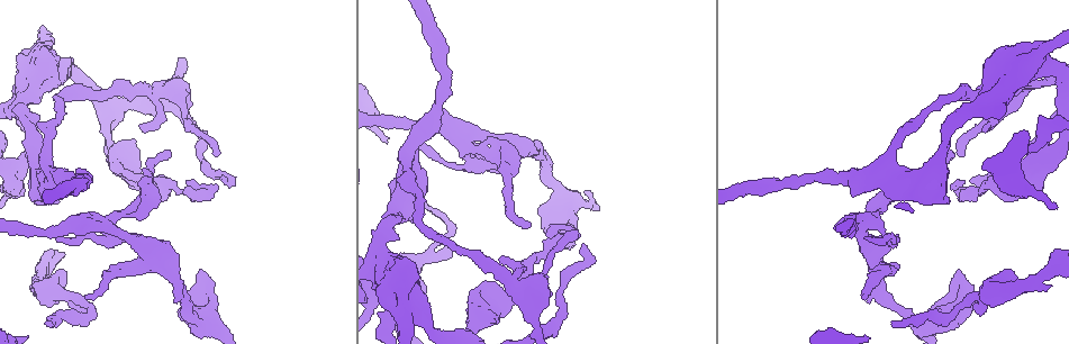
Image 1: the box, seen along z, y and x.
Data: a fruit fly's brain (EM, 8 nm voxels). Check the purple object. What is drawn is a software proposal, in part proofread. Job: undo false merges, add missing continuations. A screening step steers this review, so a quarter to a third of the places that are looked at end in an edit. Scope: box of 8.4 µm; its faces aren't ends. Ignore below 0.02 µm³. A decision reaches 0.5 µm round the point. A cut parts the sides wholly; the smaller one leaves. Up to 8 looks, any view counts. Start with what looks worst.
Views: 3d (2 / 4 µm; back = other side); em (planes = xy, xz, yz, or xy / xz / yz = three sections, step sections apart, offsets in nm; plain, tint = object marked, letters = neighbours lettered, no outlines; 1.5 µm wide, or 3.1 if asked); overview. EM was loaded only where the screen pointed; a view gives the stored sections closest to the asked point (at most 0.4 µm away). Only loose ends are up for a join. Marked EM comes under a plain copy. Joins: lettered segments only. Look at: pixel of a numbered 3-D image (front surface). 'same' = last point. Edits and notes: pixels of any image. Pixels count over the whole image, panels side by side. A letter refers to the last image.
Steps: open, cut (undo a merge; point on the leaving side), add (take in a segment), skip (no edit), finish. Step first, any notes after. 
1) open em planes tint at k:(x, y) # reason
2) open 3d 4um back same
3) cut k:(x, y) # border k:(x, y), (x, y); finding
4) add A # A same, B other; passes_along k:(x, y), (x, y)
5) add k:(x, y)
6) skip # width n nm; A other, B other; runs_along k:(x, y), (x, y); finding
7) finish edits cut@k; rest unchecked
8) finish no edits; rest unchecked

open 3d 2um at 1:(158, 257) # four or more arms meet

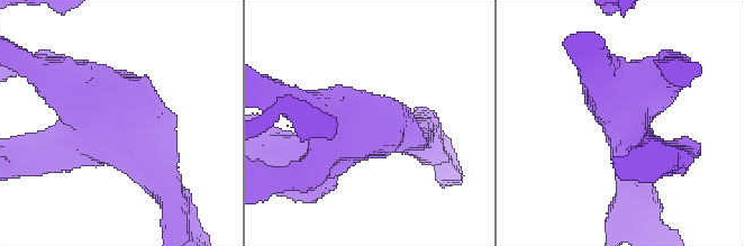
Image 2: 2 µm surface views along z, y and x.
open em planes letters at 2:(621, 125) # arms 4

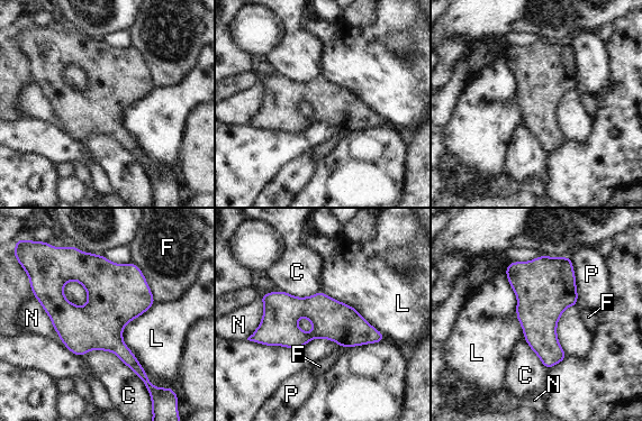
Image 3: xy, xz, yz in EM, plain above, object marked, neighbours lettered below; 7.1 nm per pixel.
skip # C other, F other, L other, N other, P other; continuous, no second neuron

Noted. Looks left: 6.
open em planes letters at 1:(49, 326) # tapers out

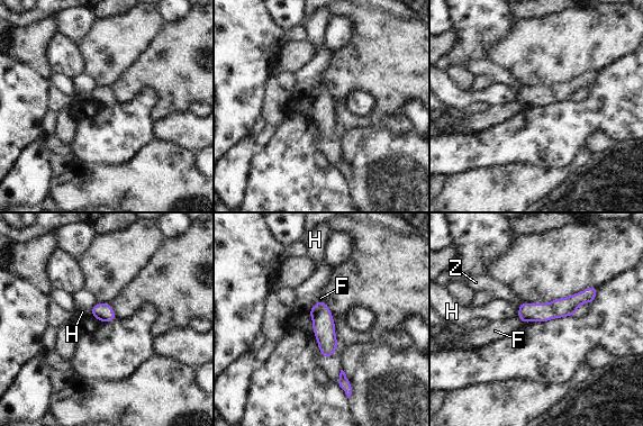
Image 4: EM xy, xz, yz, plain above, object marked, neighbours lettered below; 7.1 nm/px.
skip # F other, H other, Z other; border 4:(516, 316), (523, 323); none of them fits

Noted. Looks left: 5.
open em planes letters at 1:(536, 258) # thin neck

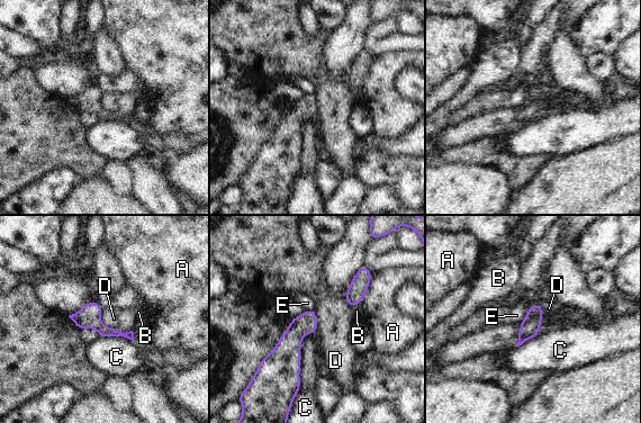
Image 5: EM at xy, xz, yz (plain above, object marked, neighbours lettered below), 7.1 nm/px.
skip # width 140 nm; A other, B other, C other, D other, E other; border 5:(101, 311), (104, 324), (132, 331); continuous, no second neuron

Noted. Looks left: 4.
finish no edits; rest unchecked

